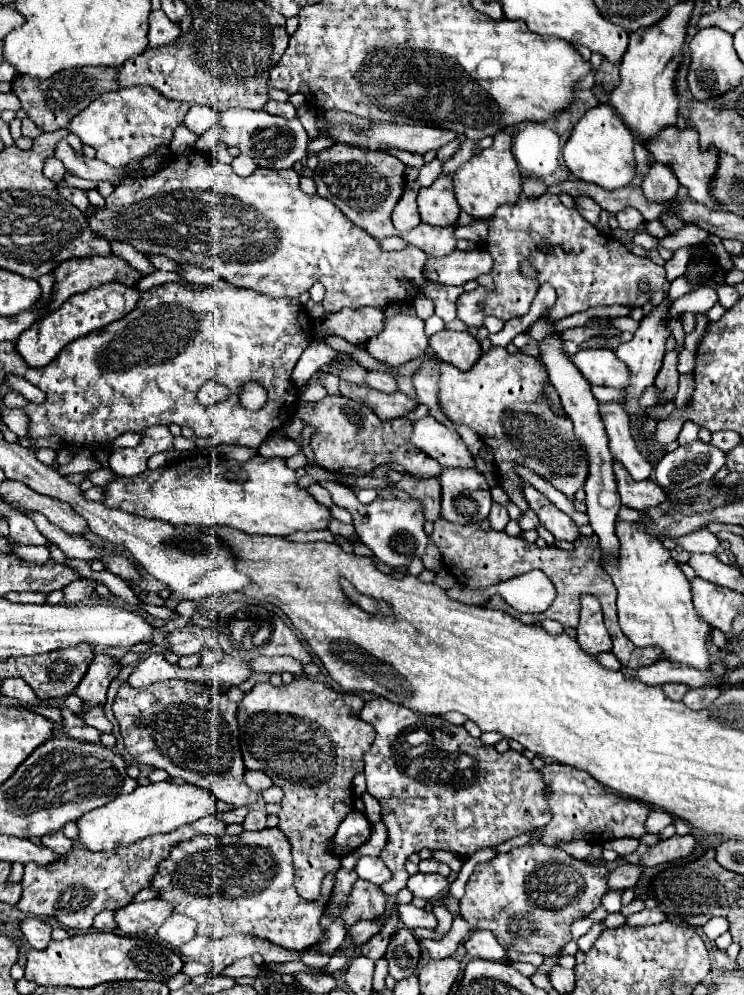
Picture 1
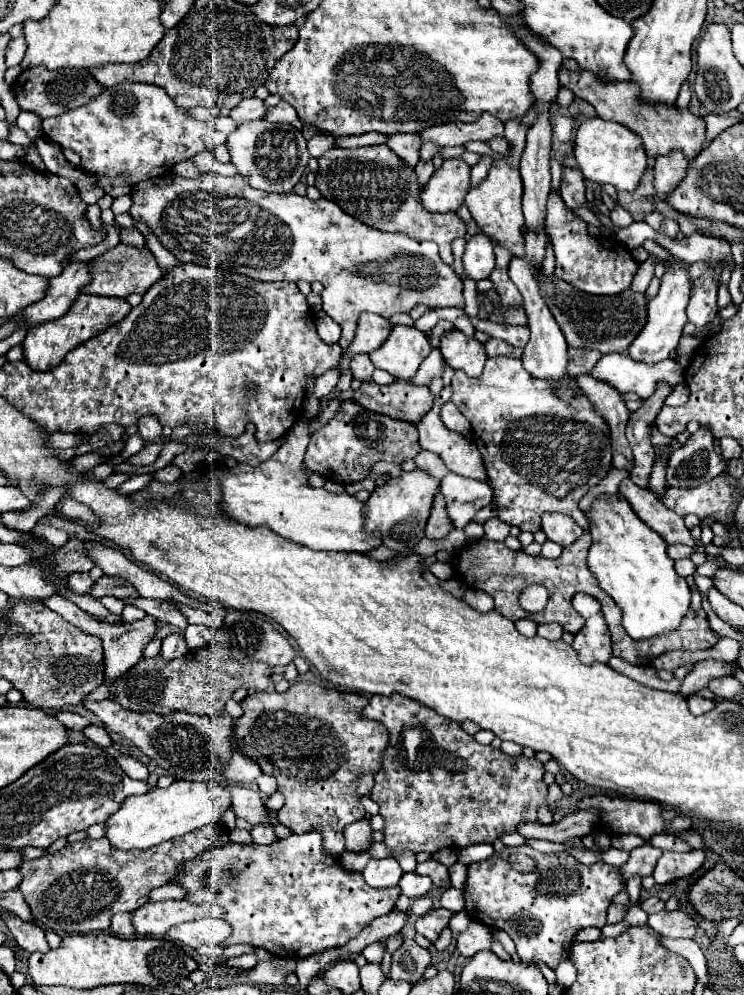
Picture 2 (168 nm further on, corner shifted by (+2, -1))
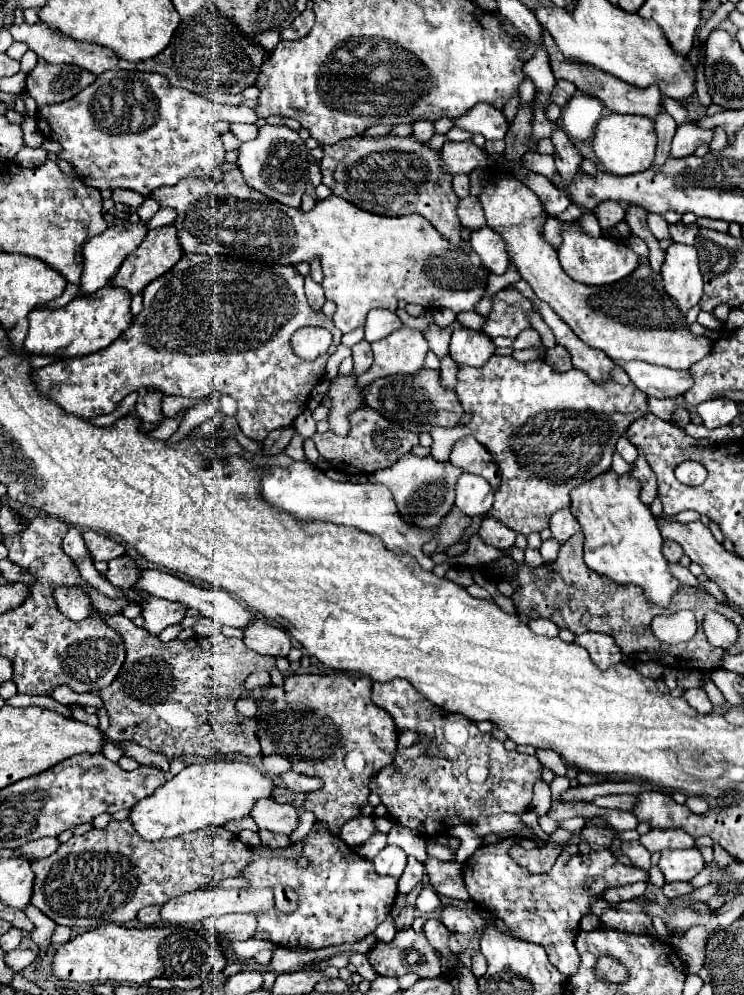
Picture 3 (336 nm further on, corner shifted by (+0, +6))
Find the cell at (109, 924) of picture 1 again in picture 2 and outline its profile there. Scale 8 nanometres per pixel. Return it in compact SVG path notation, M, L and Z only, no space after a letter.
M118 913L118 915L114 915L110 931L114 931L120 937L132 937L132 935L136 935L136 929L132 925L130 913Z

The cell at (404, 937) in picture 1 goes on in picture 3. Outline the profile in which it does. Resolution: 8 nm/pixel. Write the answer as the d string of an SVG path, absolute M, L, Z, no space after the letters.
M412 928L396 932L388 944L378 942L368 952L368 960L380 976L404 976L414 972L420 978L436 978L442 974L436 950L432 950L422 932L414 932Z

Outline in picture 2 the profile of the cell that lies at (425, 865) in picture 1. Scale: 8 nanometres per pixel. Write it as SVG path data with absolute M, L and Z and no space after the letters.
M434 859L424 861L424 863L418 863L416 873L422 873L422 875L430 877L432 883L434 883L438 889L442 889L442 891L450 887L450 875L448 875L448 869L446 869L442 863L434 861Z

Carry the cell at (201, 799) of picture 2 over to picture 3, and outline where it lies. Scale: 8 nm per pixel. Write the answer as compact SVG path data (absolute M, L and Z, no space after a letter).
M206 762L186 766L180 774L166 780L156 794L132 806L128 820L144 840L176 838L206 826L224 826L228 820L248 816L258 798L268 798L274 782L250 762Z

